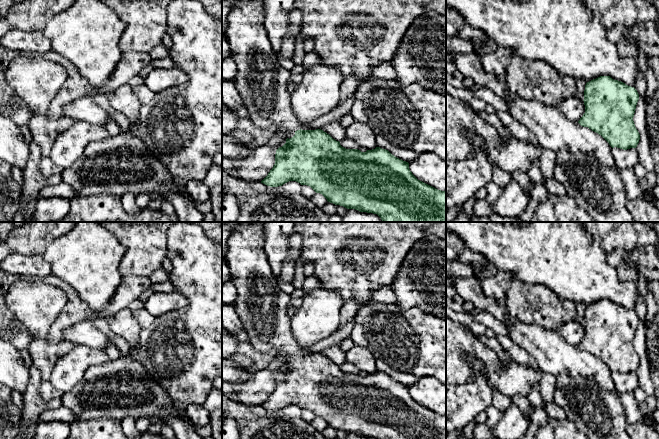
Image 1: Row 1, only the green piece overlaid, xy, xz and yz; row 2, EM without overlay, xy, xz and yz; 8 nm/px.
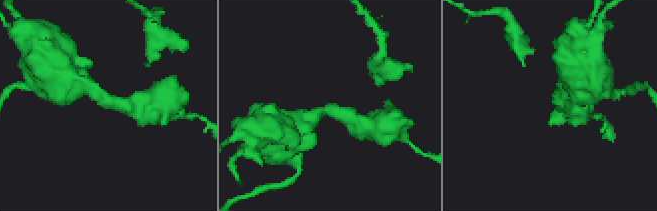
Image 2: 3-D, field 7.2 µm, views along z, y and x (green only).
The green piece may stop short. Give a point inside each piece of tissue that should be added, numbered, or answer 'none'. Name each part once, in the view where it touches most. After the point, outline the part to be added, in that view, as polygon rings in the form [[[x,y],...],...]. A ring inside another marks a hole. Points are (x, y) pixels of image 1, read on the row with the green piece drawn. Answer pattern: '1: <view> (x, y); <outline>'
1: xz (261, 81); [[[237,0],[229,14],[225,35],[232,52],[231,57],[237,65],[233,82],[253,124],[261,128],[275,126],[278,132],[291,133],[301,129],[291,109],[291,95],[287,91],[291,72],[281,66],[281,57],[272,49],[263,17],[263,0]]]

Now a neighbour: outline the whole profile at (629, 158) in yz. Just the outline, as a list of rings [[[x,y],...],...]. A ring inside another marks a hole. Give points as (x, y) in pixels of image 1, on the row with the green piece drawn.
[[[614,147],[612,148],[612,155],[619,171],[626,168],[634,168],[639,163],[639,155],[636,148],[623,150]]]

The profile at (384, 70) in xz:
[[[380,62],[374,65],[366,78],[361,81],[381,80],[381,79],[396,79],[397,74],[391,62]]]

